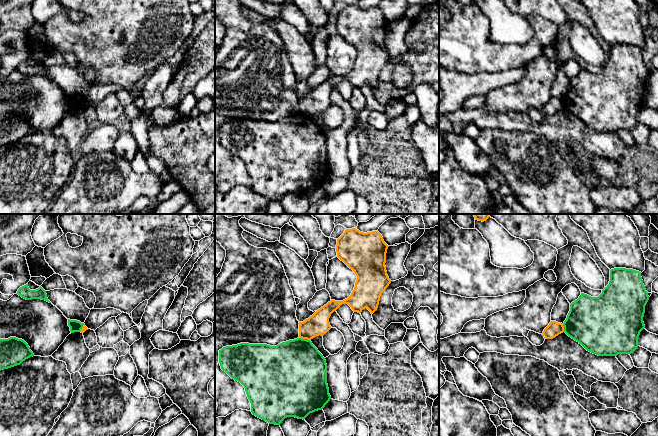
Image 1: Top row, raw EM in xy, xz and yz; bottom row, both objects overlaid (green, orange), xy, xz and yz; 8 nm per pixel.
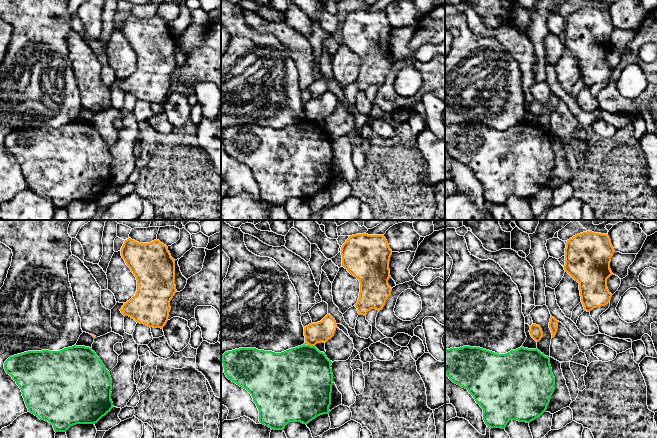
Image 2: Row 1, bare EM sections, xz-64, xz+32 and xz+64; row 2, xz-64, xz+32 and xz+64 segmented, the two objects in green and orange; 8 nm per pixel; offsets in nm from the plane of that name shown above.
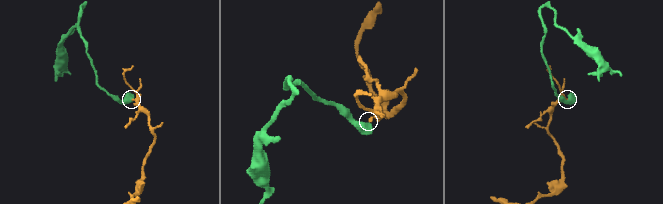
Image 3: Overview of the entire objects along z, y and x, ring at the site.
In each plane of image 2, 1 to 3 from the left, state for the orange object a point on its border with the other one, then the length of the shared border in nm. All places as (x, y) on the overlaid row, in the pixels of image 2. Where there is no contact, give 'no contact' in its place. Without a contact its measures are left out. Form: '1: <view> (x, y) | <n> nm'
1: no contact
2: xz+32 (311, 346) | 60 nm
3: no contact

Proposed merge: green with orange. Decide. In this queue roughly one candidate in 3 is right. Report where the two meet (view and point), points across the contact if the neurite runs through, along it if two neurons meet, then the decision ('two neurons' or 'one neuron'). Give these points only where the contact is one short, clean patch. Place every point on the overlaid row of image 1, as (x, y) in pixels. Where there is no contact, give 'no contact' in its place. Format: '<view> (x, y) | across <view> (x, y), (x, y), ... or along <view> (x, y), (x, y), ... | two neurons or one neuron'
xz (304, 339) | along xz (299, 337), (309, 340) | two neurons

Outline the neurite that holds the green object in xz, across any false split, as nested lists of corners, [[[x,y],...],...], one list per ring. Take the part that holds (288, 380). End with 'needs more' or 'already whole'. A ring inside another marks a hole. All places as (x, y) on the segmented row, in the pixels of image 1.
[[[297,338],[277,346],[240,343],[219,350],[221,369],[240,382],[251,403],[251,412],[269,424],[280,425],[287,417],[305,419],[330,401],[327,364],[310,340]]]; already whole

